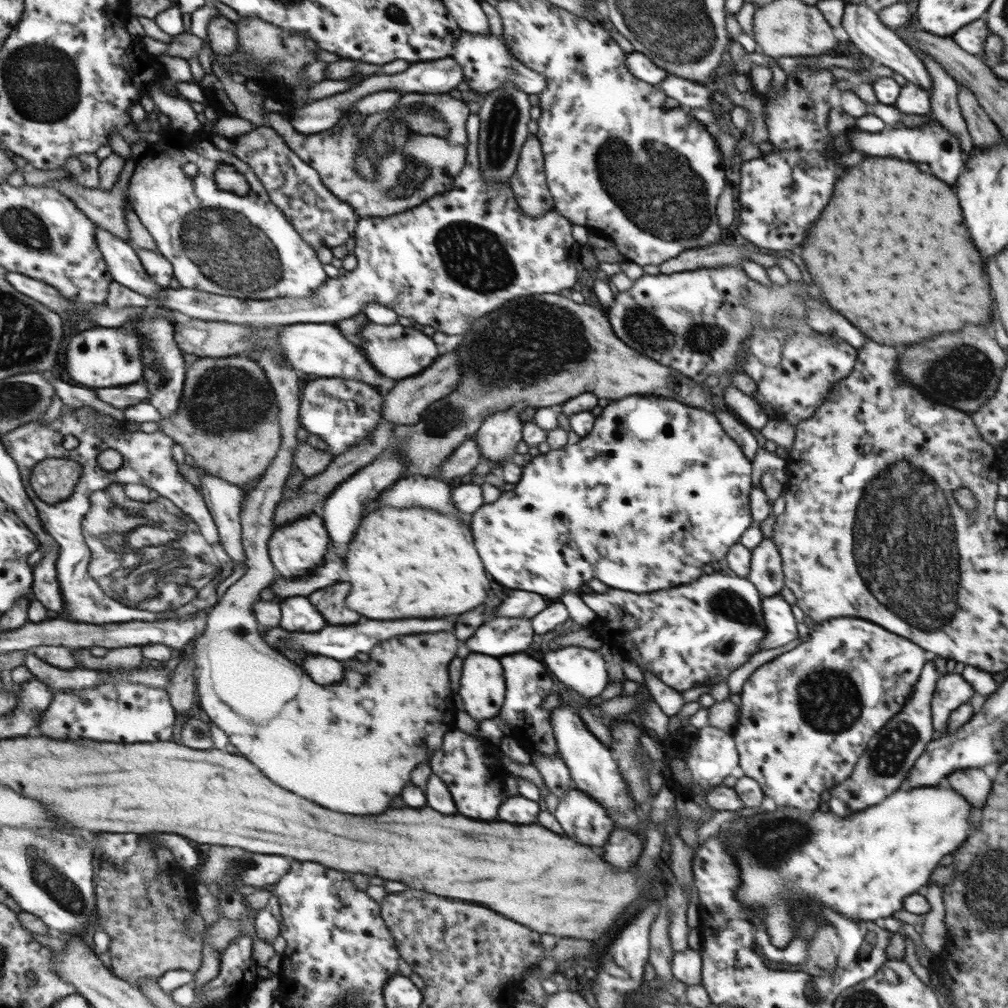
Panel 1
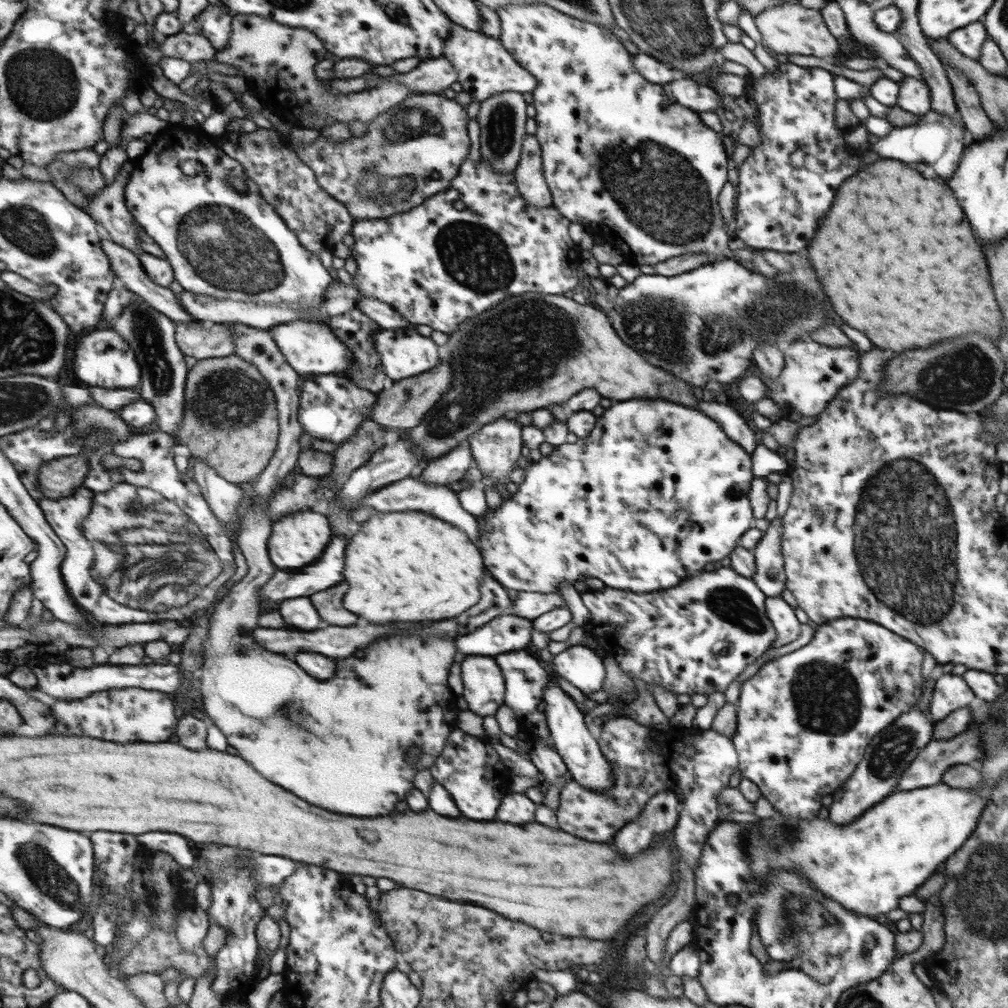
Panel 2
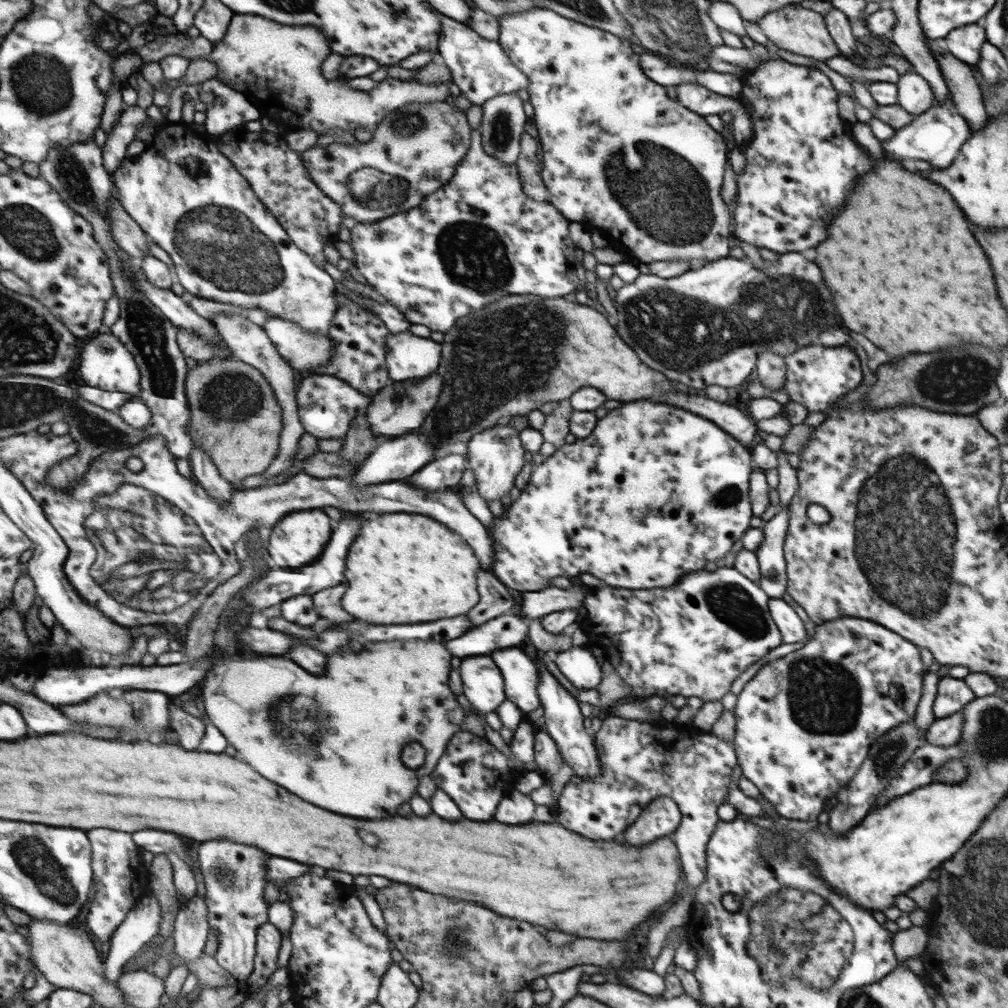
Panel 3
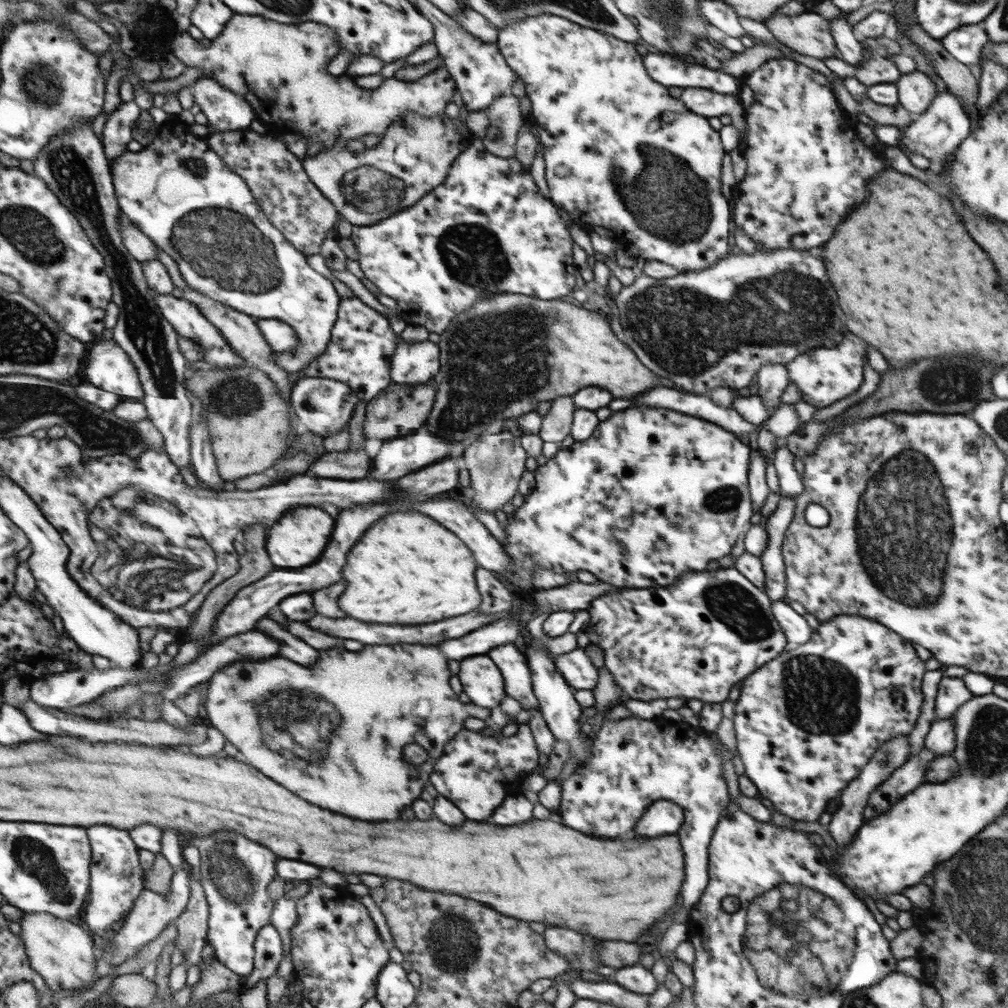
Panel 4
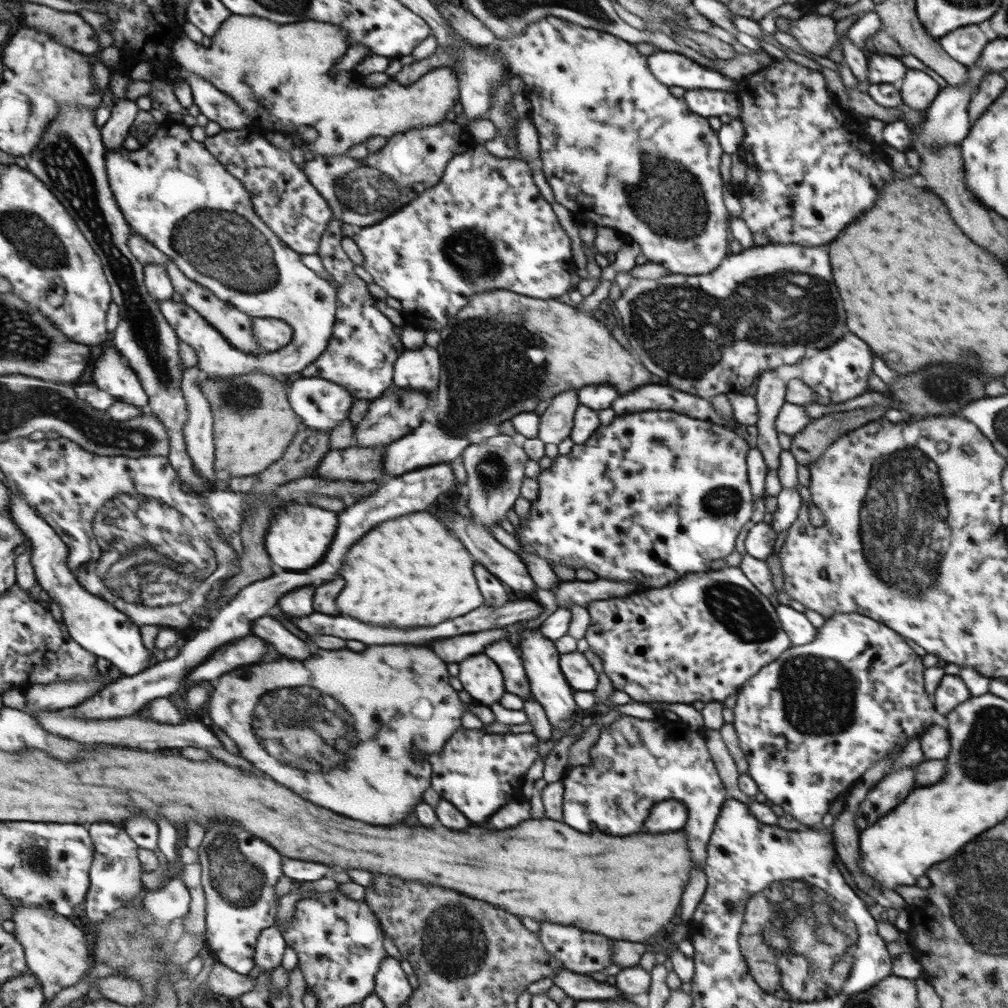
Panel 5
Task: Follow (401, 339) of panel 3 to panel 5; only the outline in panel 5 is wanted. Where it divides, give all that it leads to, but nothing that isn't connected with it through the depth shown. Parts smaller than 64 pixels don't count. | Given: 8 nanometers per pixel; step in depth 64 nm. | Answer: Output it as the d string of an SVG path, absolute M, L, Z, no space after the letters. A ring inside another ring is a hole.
M426 345L416 350L404 349L401 355L395 359L395 363L393 363L392 384L399 388L430 393L431 390L435 390L439 386L441 370L440 354L435 349L429 348Z

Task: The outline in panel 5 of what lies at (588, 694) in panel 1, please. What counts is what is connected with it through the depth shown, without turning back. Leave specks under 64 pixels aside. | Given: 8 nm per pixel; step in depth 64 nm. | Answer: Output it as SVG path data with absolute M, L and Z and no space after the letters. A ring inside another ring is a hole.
M575 650L571 653L560 654L559 663L565 680L573 691L592 692L596 687L598 675L591 669L583 653Z

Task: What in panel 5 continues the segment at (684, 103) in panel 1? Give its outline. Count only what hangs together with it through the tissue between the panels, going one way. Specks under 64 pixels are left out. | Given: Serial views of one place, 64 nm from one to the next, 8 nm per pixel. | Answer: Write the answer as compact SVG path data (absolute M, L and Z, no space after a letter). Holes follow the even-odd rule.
M695 88L686 90L682 95L688 108L697 113L697 116L719 117L728 114L733 119L737 118L740 106L733 92Z

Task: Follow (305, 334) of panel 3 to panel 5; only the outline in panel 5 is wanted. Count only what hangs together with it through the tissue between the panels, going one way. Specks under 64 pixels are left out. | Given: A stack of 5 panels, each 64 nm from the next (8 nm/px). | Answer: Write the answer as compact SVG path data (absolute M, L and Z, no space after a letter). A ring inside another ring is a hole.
M331 219L323 233L318 256L326 272L338 284L337 320L326 352L302 371L302 377L340 384L351 393L354 400L371 402L392 385L393 363L404 347L394 332L394 326L375 307L375 298L365 288L363 280L353 274L354 264L341 248L343 238L343 221ZM253 318L253 328L261 349L273 353L285 349L295 338L294 328L282 318Z

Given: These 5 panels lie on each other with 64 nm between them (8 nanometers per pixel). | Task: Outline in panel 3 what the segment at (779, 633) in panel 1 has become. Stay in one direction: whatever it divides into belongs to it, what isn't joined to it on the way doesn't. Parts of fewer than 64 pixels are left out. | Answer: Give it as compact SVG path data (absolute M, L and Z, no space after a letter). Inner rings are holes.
M769 598L768 613L771 614L772 620L783 635L783 644L788 645L791 642L807 640L803 627L804 622L783 599Z

